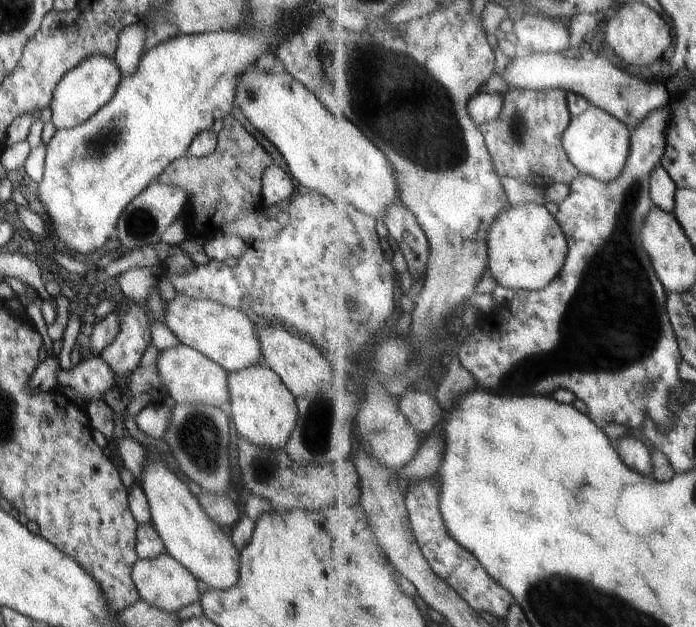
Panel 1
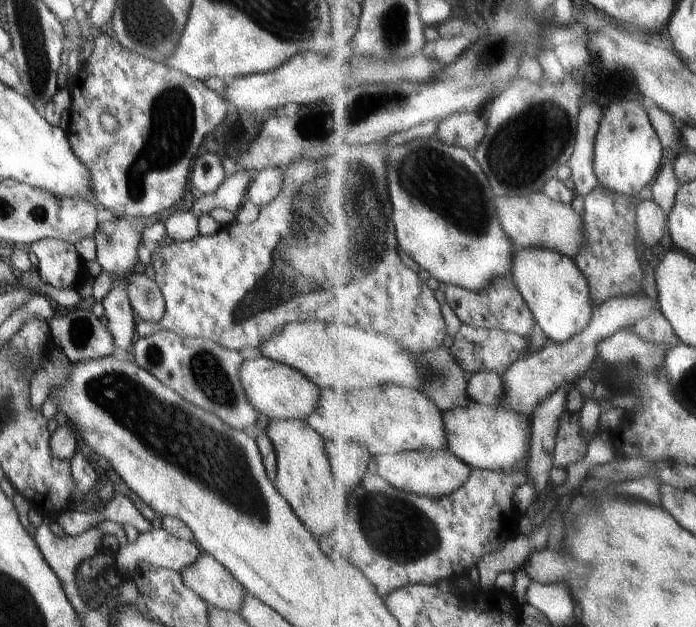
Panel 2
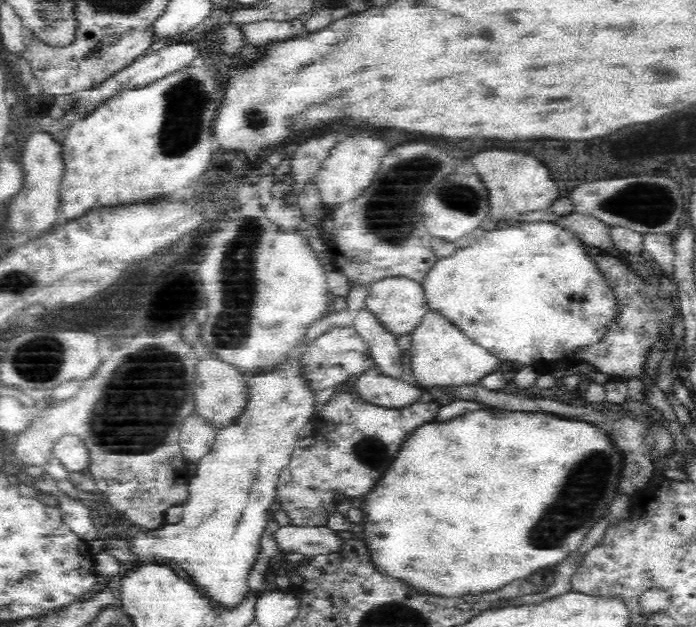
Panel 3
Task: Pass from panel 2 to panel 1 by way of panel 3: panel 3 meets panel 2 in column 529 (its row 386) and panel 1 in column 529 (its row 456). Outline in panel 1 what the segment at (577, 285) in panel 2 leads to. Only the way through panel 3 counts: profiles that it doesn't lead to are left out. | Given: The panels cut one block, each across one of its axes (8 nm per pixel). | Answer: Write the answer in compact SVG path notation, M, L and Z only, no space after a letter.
M538 203L510 204L496 219L489 240L491 274L498 284L517 291L539 291L550 286L563 271L571 250L559 220Z

